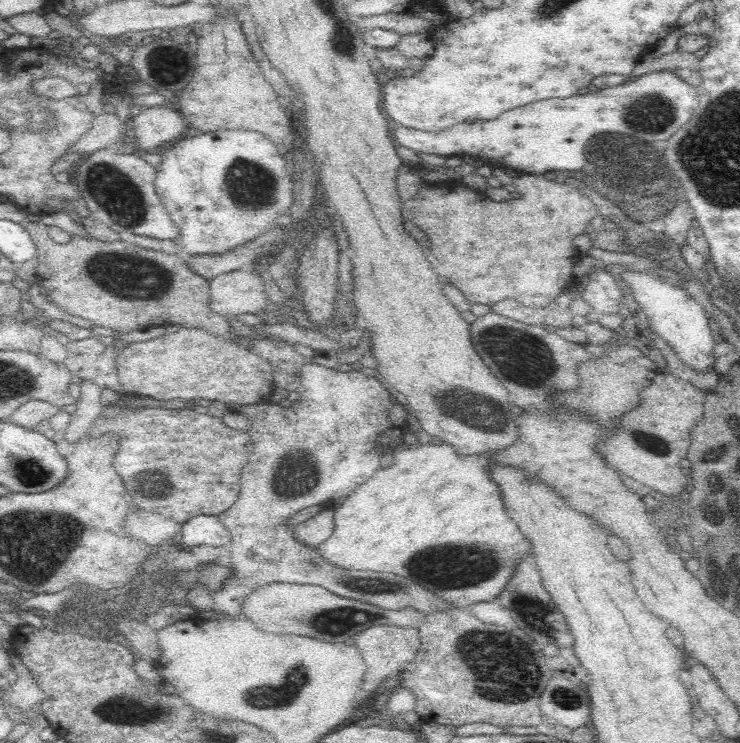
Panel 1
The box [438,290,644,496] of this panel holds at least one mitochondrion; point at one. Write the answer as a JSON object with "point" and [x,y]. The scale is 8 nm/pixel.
{"point":[479,407]}

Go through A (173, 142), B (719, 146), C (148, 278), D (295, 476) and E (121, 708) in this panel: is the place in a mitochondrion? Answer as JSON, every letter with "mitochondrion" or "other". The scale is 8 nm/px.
{"A":"other","B":"mitochondrion","C":"mitochondrion","D":"mitochondrion","E":"mitochondrion"}

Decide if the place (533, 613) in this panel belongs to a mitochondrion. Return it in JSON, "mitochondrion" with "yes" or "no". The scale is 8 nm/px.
{"mitochondrion":"yes"}

